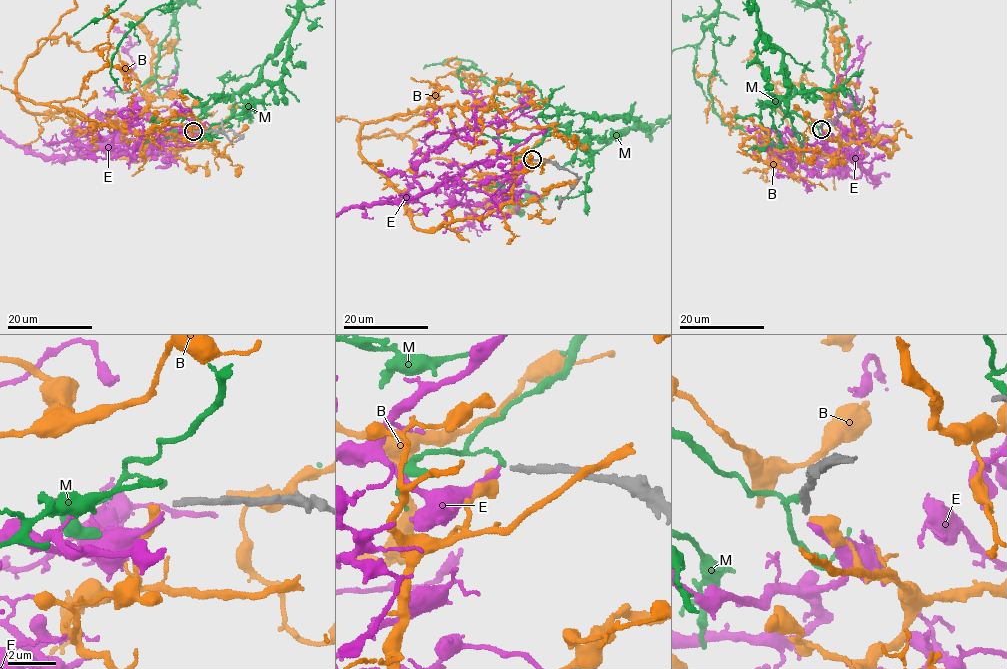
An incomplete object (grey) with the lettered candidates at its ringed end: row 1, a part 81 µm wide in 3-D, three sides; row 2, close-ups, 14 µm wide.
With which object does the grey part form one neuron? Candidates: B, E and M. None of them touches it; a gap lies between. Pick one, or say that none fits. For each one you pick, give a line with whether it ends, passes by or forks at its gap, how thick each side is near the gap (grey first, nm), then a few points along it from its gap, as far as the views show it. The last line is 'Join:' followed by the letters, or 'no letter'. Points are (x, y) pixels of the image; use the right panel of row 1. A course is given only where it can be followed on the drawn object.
Join: no letter

